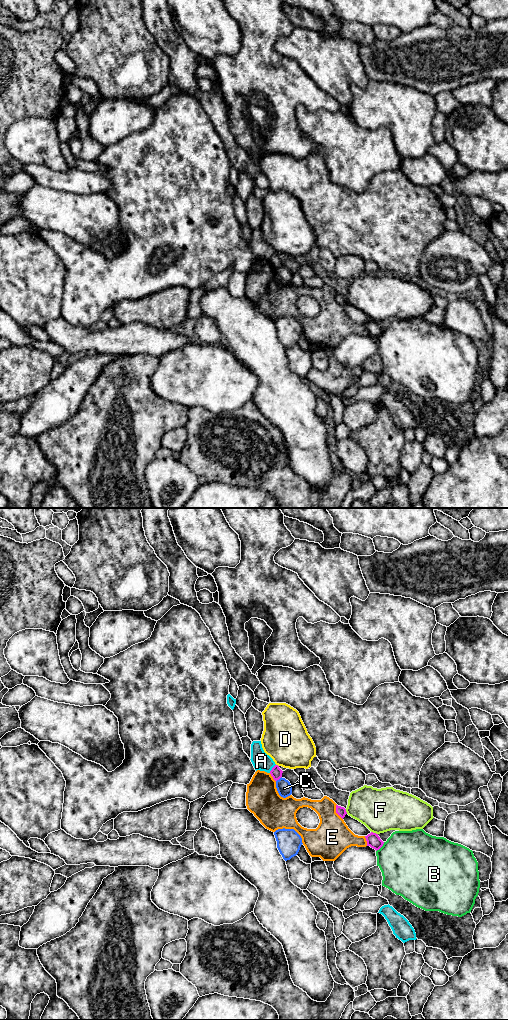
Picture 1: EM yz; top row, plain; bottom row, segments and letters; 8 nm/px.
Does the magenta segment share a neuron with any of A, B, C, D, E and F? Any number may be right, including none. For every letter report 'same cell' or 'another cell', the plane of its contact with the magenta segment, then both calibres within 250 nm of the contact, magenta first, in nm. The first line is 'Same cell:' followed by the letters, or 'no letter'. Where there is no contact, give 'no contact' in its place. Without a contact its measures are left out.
Same cell: no letter
A: another cell | yz | 90/150 nm
B: another cell | yz | 110/480 nm
C: another cell | yz | 90/120 nm
D: another cell | yz | 90/380 nm
E: another cell | yz | 80/300 nm
F: another cell | yz | 110/360 nm

